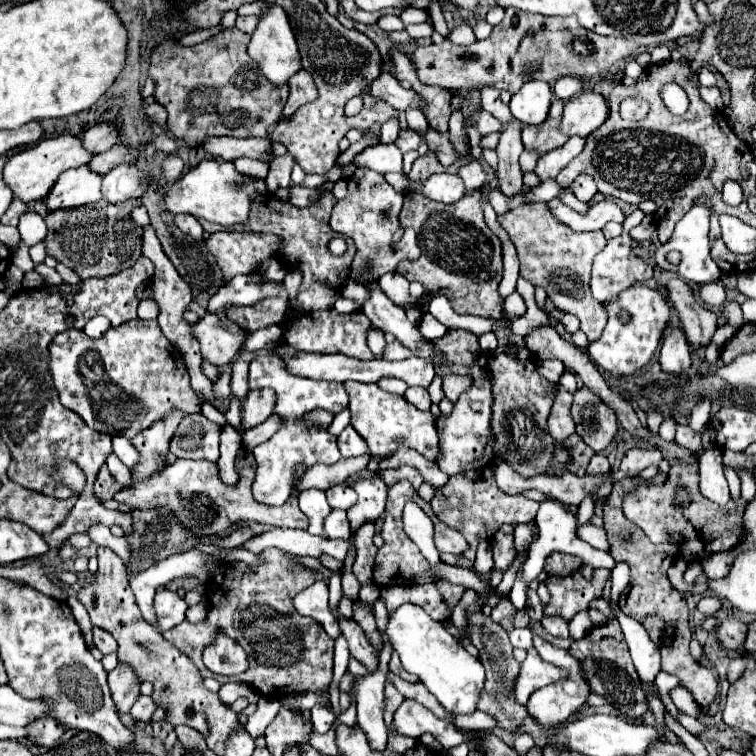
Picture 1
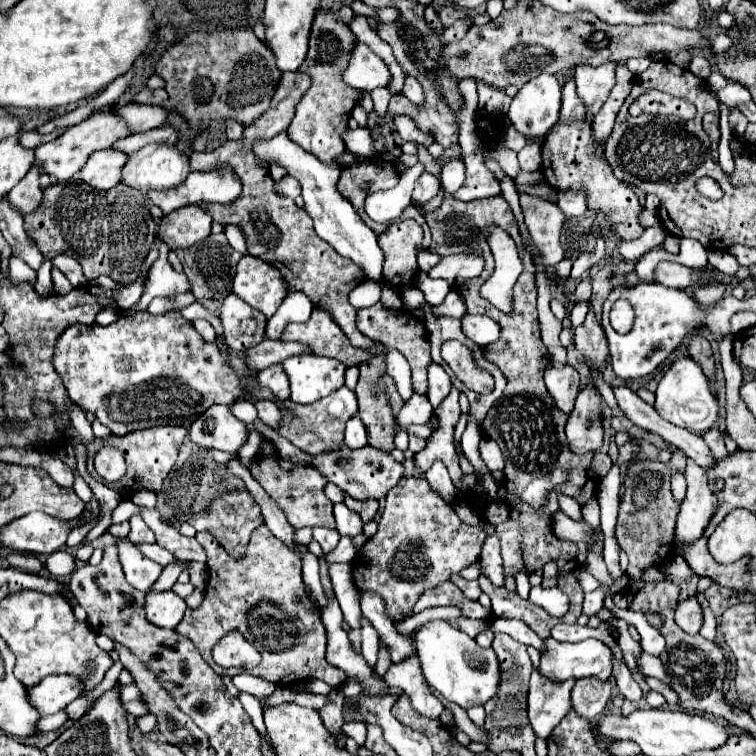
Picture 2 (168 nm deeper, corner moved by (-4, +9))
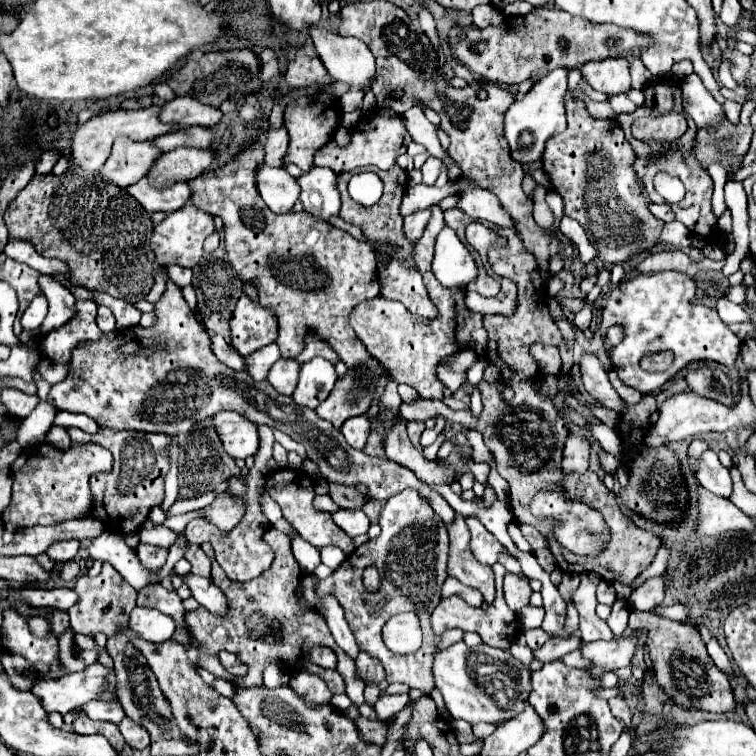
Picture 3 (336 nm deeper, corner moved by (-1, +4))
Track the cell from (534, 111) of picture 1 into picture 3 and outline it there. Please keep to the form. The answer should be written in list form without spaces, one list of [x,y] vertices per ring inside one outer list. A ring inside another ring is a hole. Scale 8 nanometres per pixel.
[[[563,66],[535,82],[535,86],[525,94],[523,100],[515,100],[503,118],[503,136],[509,142],[511,158],[519,164],[533,164],[541,162],[545,142],[567,128],[563,98],[567,92],[567,72]]]

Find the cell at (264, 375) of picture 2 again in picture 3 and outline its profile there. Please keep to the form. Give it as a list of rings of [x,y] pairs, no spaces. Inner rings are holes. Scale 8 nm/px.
[[[279,358],[271,370],[269,370],[269,376],[267,380],[271,382],[271,386],[285,394],[285,396],[291,396],[297,382],[299,382],[299,370],[301,370],[301,364],[297,360],[287,360],[287,358]]]

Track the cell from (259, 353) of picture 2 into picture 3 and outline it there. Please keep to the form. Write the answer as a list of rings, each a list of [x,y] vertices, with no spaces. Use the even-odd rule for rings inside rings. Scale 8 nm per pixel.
[[[211,336],[211,350],[213,354],[217,356],[219,362],[223,362],[225,366],[233,368],[233,370],[243,370],[245,362],[243,362],[243,356],[239,356],[237,352],[233,352],[233,346],[225,342],[225,338],[221,336]]]

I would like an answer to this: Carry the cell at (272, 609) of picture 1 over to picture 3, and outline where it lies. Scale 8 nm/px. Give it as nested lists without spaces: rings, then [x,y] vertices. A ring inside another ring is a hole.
[[[269,528],[265,532],[265,542],[273,548],[275,560],[273,560],[271,568],[265,574],[261,574],[259,578],[253,578],[245,584],[229,580],[227,574],[221,570],[221,566],[217,566],[211,544],[209,542],[201,544],[203,552],[209,556],[209,560],[213,564],[211,580],[229,598],[229,614],[225,618],[217,618],[215,614],[209,614],[209,610],[205,610],[205,608],[197,608],[195,612],[185,614],[189,632],[191,632],[193,640],[197,640],[199,646],[201,646],[199,666],[209,670],[214,676],[223,678],[238,686],[261,686],[263,684],[263,668],[267,664],[277,664],[281,668],[287,668],[289,672],[309,670],[309,672],[321,676],[333,694],[345,692],[353,700],[353,704],[361,706],[365,702],[365,698],[363,698],[365,682],[355,678],[355,662],[349,656],[337,656],[339,658],[337,670],[319,668],[319,666],[309,662],[309,650],[313,646],[329,646],[333,650],[339,650],[339,646],[335,644],[335,640],[329,632],[329,626],[321,618],[321,614],[315,612],[315,620],[295,620],[297,598],[293,598],[293,590],[297,590],[297,582],[301,578],[301,568],[299,568],[297,560],[293,558],[289,536],[275,530],[275,528]],[[219,650],[233,652],[243,664],[249,666],[249,674],[239,678],[232,677],[220,665],[217,658]],[[341,674],[345,678],[345,684],[343,684]]]

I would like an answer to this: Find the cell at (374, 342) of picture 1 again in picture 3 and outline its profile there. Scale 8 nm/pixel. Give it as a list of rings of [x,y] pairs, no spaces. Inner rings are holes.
[[[389,380],[387,382],[387,386],[385,386],[385,390],[383,390],[383,394],[381,394],[381,400],[379,400],[379,406],[383,408],[383,410],[399,410],[399,406],[401,406],[401,396],[397,394],[397,382],[395,380]]]

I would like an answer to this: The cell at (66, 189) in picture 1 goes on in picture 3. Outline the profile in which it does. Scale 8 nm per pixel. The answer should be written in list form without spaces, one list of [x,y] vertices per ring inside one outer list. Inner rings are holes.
[[[119,136],[101,170],[101,176],[119,188],[127,188],[143,178],[161,154],[163,152],[151,142],[135,142],[127,136]]]

